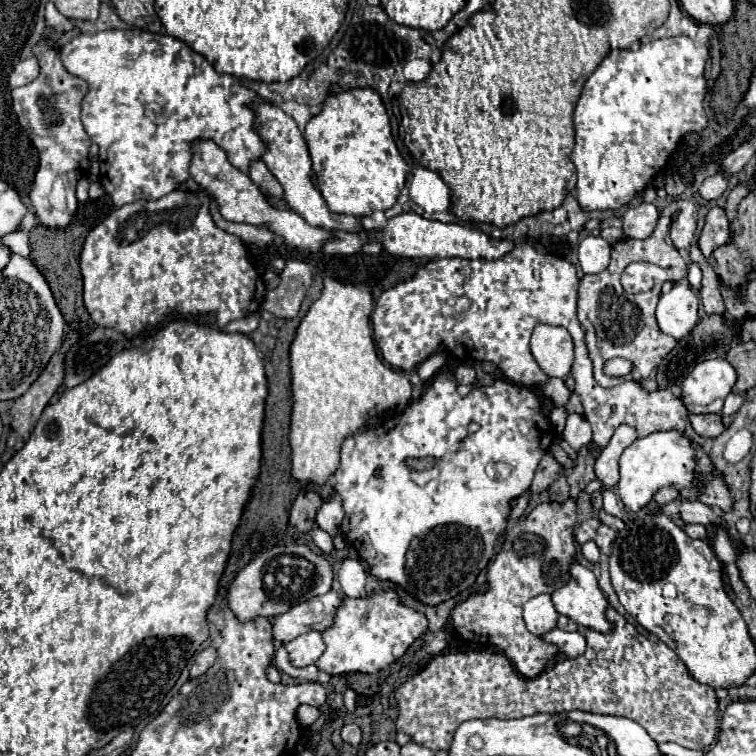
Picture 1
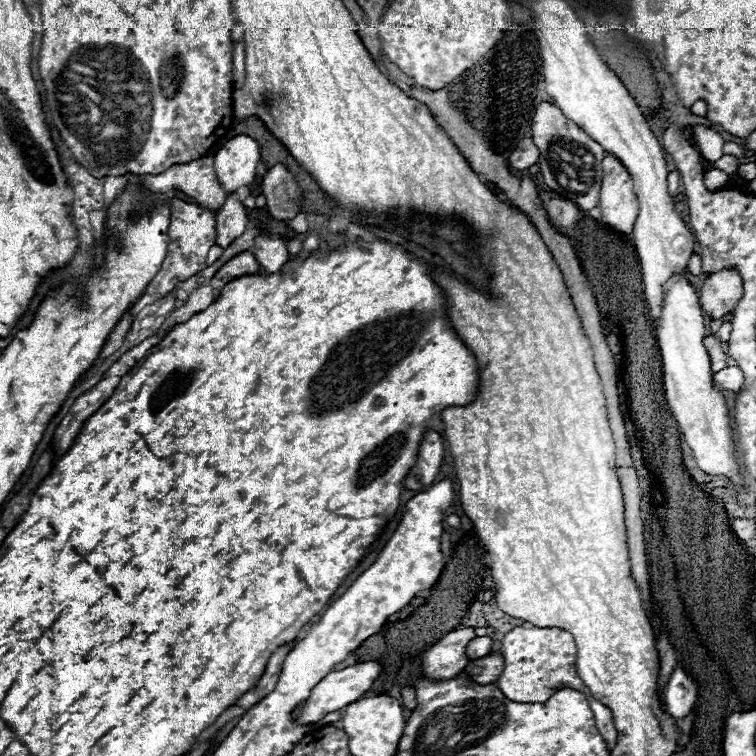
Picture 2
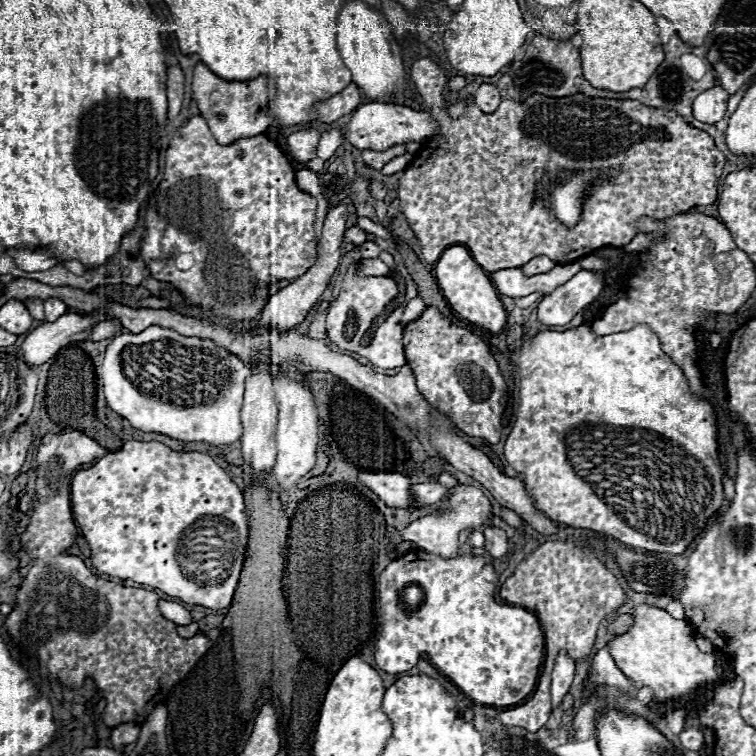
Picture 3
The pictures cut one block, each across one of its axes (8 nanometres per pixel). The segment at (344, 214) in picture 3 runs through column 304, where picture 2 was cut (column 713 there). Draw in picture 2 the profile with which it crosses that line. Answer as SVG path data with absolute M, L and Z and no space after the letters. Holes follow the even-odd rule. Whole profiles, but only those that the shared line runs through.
M724 268L720 272L708 274L700 290L700 304L708 316L722 320L734 310L740 296L742 276L734 268Z

